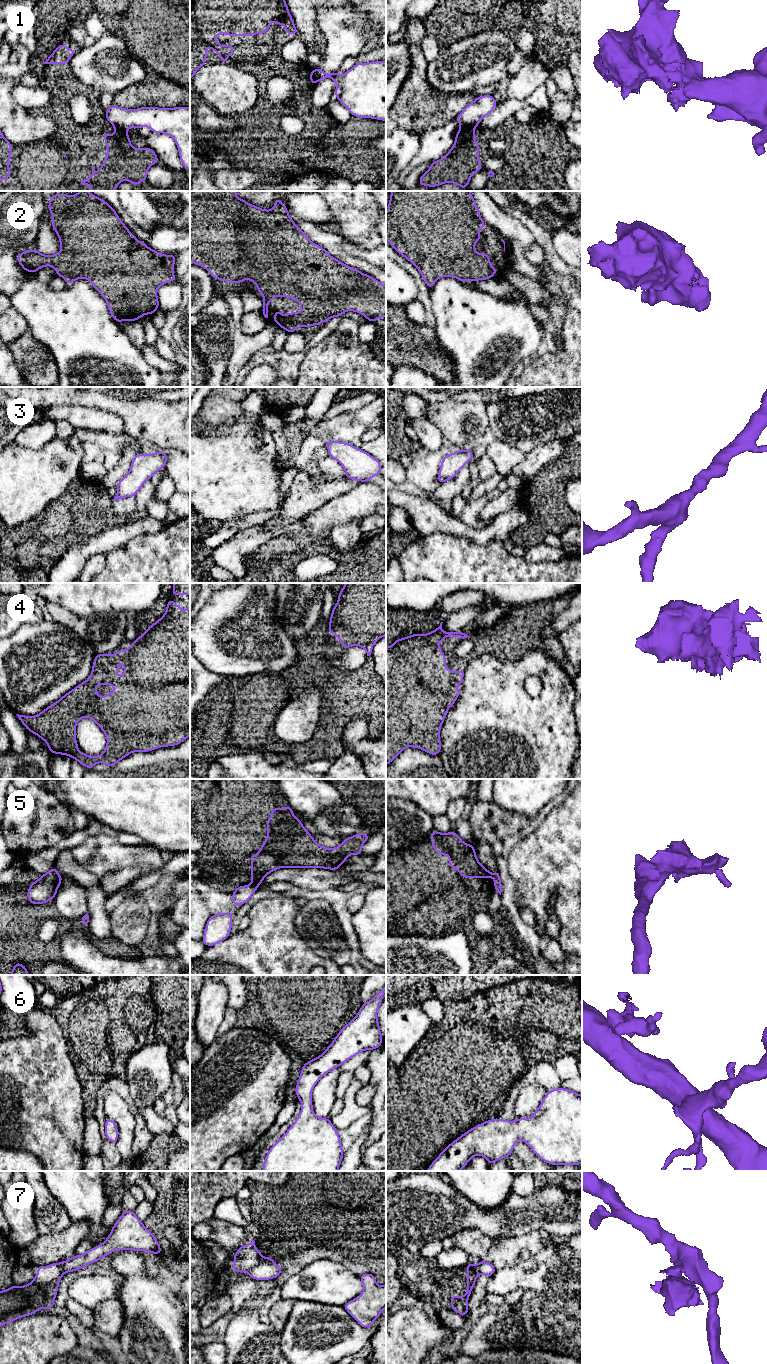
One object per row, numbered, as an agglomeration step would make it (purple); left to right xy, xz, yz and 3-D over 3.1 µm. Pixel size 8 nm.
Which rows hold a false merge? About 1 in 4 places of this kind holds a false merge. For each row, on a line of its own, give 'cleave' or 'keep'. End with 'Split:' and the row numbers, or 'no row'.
1: cleave
2: keep
3: keep
4: keep
5: cleave
6: keep
7: cleave
Split: 1, 5, 7

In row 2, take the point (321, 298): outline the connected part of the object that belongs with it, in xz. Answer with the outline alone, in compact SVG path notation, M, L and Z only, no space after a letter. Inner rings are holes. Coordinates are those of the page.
M190 191L190 261L205 268L214 279L242 283L248 279L257 285L263 296L263 315L268 318L268 304L274 297L290 297L298 301L302 312L283 315L275 310L271 320L288 333L297 327L321 325L346 311L363 315L373 323L386 317L386 286L381 282L342 263L324 248L313 243L291 219L287 207L277 197L271 210L262 209L237 197L236 191Z

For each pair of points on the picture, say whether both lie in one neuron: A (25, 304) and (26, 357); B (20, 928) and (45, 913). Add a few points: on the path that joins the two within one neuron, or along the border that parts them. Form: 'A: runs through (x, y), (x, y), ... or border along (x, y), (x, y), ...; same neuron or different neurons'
A: border along (28, 328), (31, 334), (45, 345); different neurons
B: runs through (26, 922), (34, 914), (39, 913); same neuron

